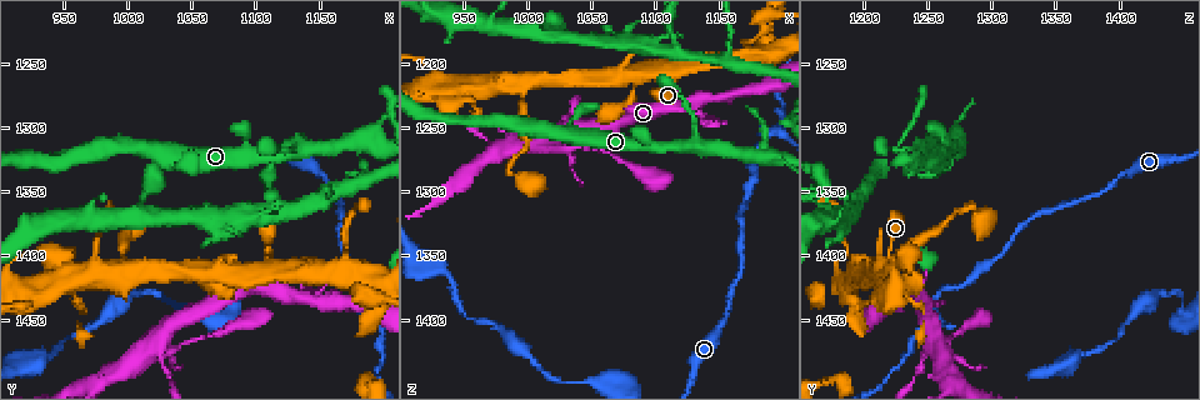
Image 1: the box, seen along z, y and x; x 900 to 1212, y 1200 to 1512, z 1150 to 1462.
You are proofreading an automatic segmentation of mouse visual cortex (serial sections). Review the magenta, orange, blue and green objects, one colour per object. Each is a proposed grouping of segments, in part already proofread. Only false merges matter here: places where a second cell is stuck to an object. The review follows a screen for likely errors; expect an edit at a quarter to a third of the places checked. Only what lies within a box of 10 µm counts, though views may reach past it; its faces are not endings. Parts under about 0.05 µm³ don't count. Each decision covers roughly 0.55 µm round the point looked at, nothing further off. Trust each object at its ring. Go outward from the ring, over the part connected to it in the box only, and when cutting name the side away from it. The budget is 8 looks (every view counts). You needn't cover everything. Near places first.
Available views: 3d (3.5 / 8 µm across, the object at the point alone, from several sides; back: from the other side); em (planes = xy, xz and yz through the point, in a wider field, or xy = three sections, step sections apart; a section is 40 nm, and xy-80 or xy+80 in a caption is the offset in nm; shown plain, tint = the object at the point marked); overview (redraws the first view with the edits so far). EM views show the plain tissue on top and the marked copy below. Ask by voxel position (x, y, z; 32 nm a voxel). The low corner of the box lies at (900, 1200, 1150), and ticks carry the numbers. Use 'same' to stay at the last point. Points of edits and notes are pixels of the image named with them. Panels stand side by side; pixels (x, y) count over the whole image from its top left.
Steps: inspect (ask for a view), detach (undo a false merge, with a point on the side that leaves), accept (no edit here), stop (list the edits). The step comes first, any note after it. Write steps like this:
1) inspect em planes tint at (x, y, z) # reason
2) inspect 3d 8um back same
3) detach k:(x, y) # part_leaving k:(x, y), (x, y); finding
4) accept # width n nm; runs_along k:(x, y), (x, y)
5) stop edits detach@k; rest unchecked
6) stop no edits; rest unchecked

inspect 3d 3.5um at (1192, 1446, 1254)

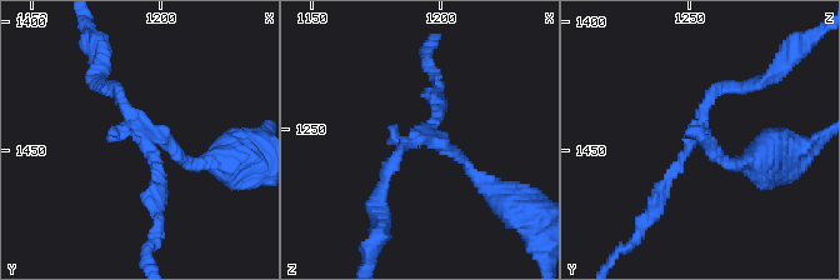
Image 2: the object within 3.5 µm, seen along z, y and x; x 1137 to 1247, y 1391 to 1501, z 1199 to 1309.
inspect em planes tint at (1193, 1444, 1253)

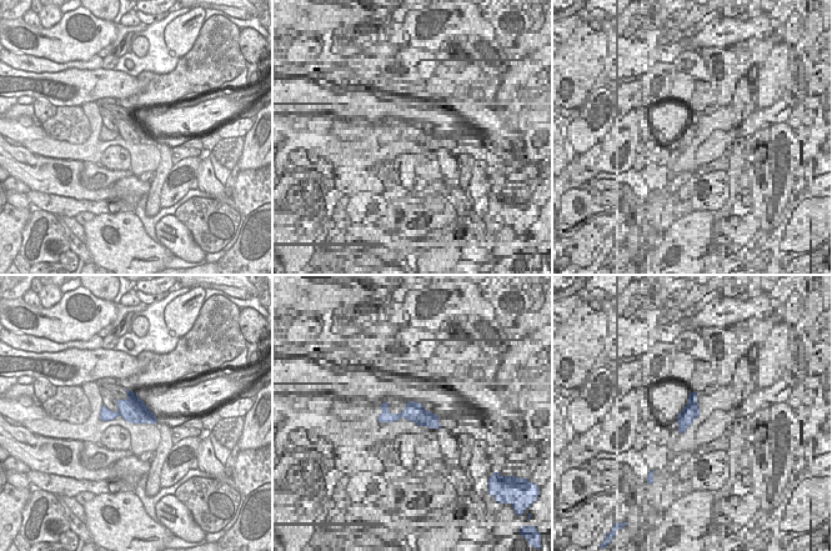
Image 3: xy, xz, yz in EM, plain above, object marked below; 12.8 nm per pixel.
detach 2:(725, 163) # arms 3; part_leaving 2:(154, 134), (181, 153), (189, 164); two cells meet here

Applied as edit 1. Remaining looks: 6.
inspect overview

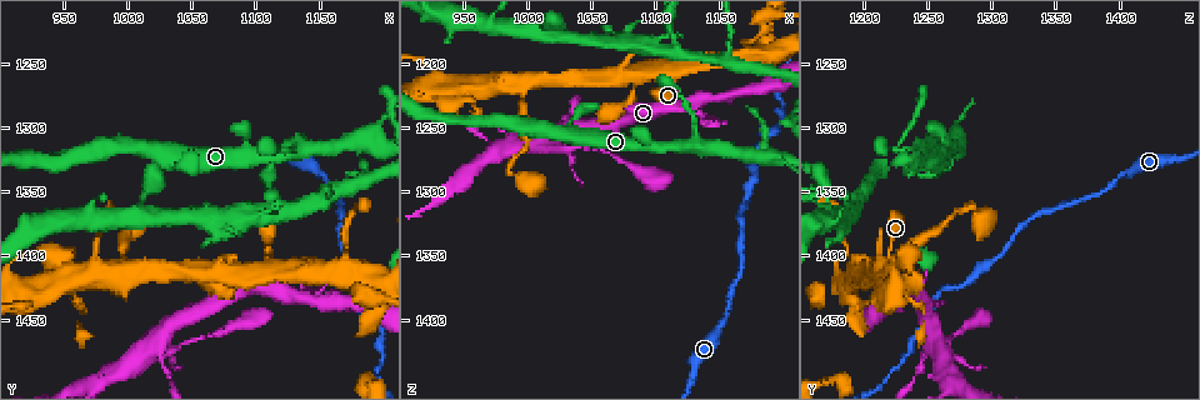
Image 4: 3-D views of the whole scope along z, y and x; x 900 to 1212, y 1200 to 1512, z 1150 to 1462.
inspect 3d 8um at (1020, 1476, 1262) # four arms meet

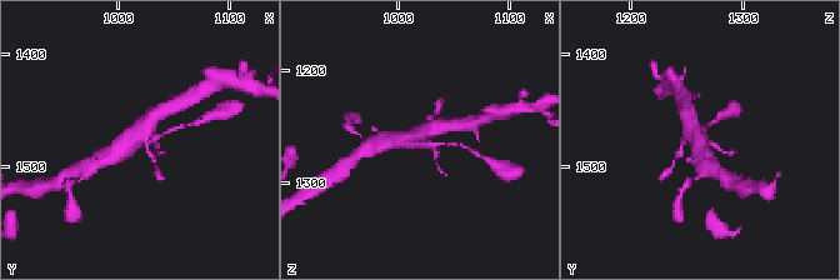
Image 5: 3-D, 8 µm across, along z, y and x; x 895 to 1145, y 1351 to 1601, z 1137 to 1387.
inspect em xy step 3 tint same # need the tissue

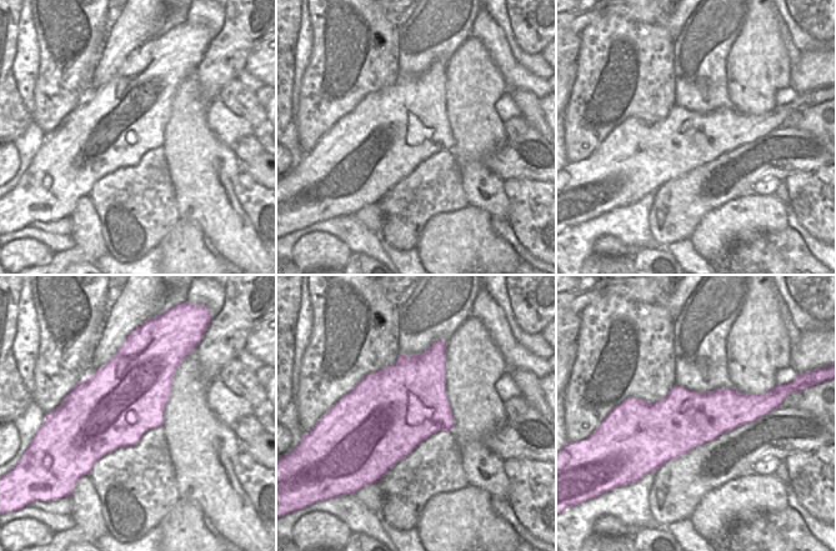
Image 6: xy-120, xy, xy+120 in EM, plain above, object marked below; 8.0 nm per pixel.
accept # one cell here

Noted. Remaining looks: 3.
inspect 3d 3.5um at (998, 1410, 1218) # thick turns thin

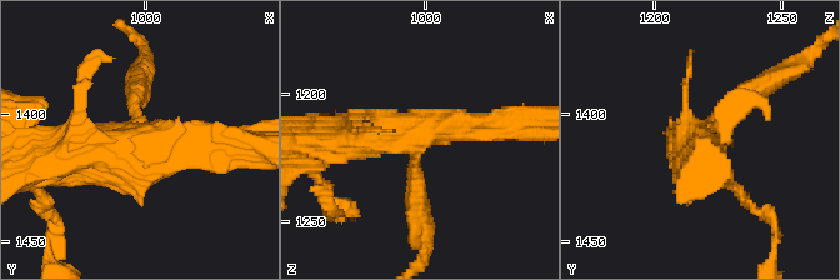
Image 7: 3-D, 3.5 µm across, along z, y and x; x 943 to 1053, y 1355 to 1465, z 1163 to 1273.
inspect em xy step 2 tint at (999, 1408, 1216)

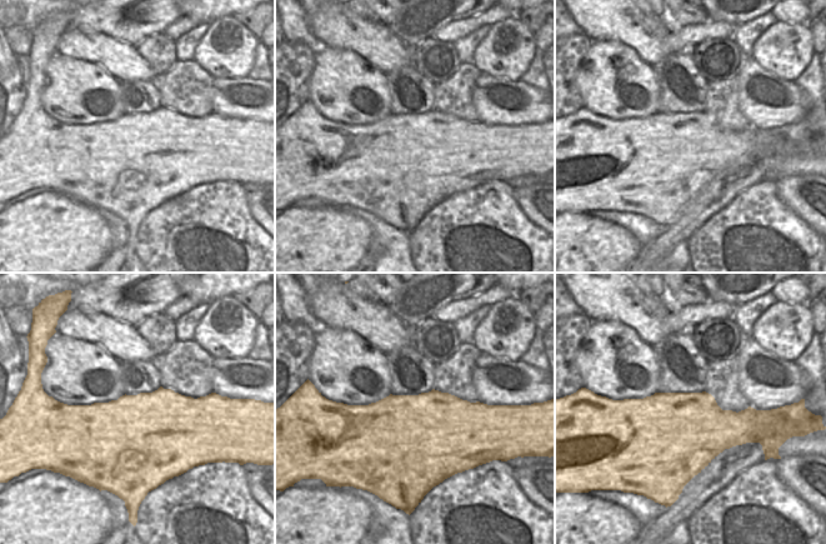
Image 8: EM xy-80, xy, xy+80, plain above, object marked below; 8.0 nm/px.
accept # runs_along 7:(505, 124), (340, 140); continuous, no second cell

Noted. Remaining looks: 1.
stop edits detach@2; rest unchecked

